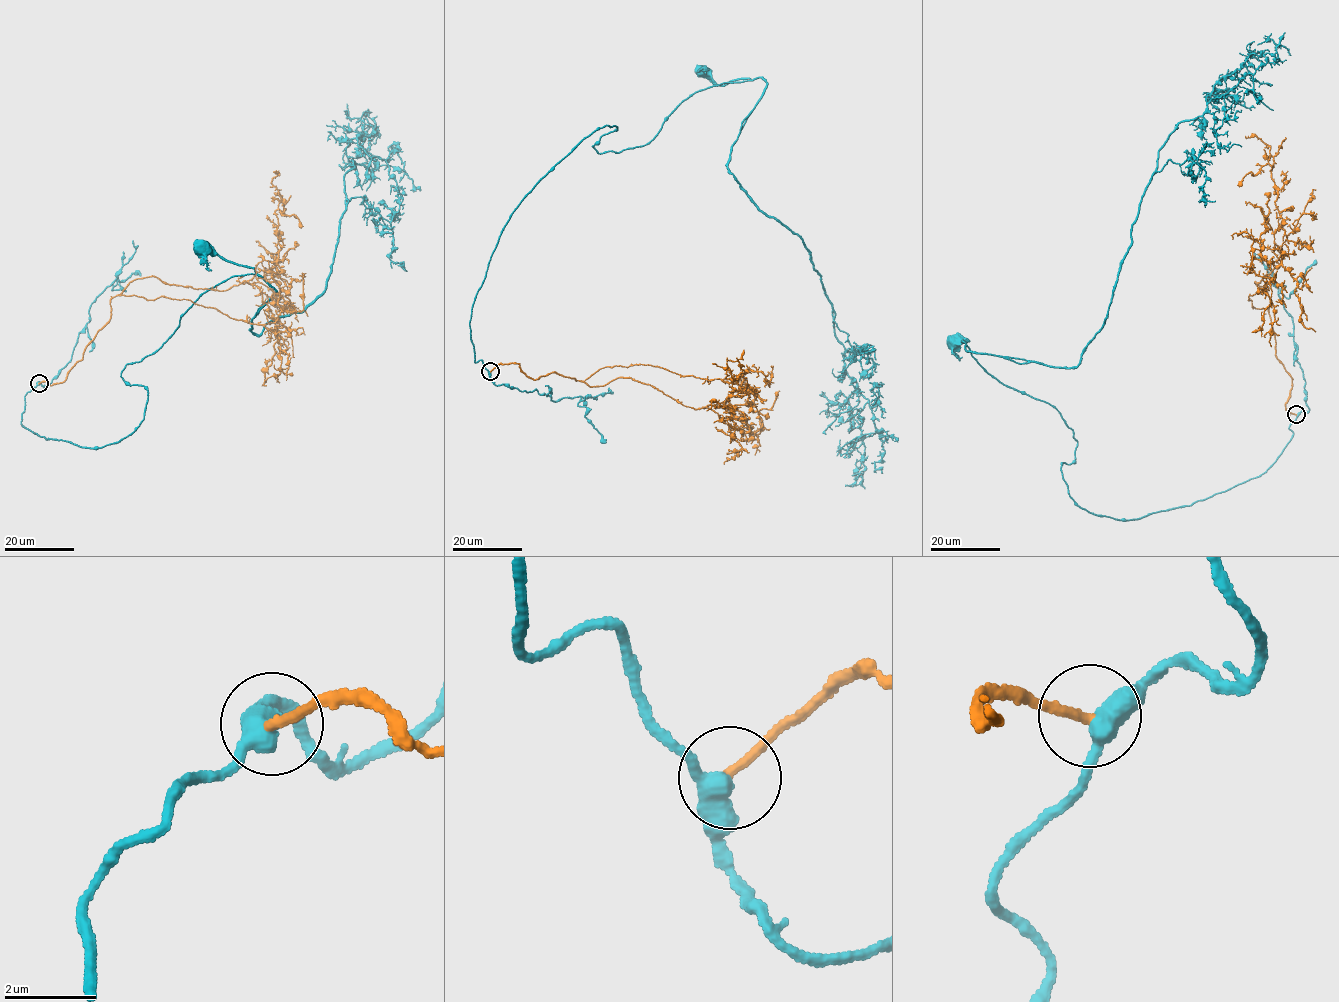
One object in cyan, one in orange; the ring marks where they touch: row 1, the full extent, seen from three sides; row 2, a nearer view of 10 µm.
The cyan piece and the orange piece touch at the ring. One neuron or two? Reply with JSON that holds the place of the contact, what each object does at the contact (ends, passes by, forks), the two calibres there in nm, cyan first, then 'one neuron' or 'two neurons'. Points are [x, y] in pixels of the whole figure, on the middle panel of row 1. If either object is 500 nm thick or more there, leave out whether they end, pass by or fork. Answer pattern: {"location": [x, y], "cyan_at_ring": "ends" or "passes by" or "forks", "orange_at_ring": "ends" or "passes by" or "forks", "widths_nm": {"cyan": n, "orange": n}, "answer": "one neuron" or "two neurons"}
{"location": [490, 371], "cyan_at_ring": "passes by", "orange_at_ring": "ends", "widths_nm": {"cyan": 440, "orange": 200}, "answer": "two neurons"}

